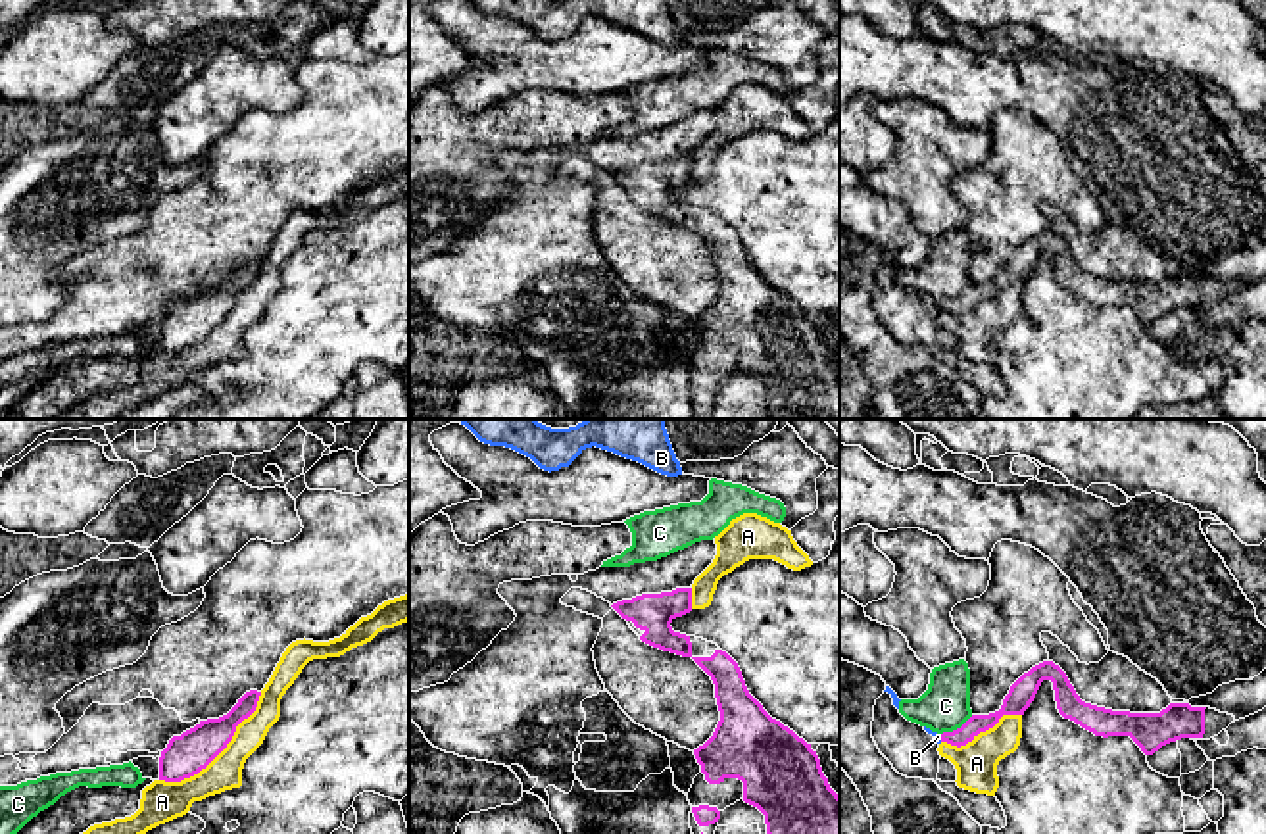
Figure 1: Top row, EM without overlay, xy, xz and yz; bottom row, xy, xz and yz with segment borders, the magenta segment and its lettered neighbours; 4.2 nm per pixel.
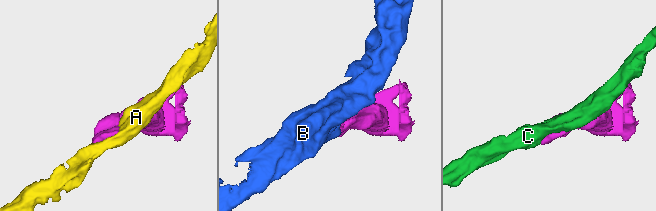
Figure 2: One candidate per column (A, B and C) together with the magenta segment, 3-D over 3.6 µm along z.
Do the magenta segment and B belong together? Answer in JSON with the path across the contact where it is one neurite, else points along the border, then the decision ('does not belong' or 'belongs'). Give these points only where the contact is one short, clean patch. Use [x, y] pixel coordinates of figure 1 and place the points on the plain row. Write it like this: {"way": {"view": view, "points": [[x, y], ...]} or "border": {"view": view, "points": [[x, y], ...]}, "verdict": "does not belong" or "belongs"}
{"way": {"view": "yz", "points": [[976, 293], [961, 306], [942, 308], [938, 306]]}, "verdict": "belongs"}

